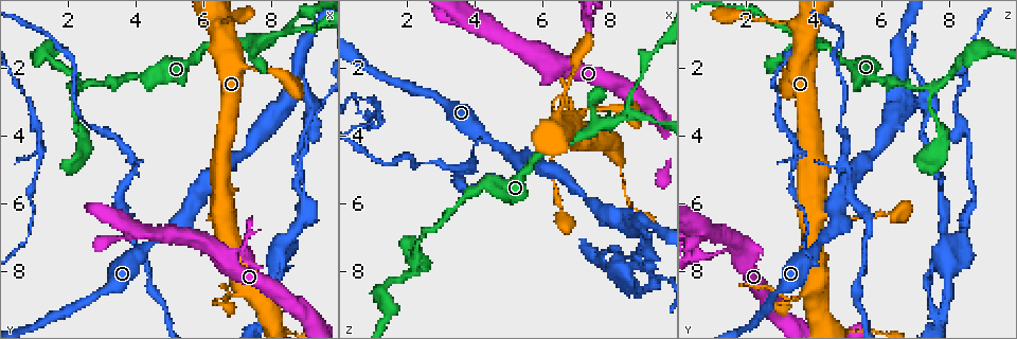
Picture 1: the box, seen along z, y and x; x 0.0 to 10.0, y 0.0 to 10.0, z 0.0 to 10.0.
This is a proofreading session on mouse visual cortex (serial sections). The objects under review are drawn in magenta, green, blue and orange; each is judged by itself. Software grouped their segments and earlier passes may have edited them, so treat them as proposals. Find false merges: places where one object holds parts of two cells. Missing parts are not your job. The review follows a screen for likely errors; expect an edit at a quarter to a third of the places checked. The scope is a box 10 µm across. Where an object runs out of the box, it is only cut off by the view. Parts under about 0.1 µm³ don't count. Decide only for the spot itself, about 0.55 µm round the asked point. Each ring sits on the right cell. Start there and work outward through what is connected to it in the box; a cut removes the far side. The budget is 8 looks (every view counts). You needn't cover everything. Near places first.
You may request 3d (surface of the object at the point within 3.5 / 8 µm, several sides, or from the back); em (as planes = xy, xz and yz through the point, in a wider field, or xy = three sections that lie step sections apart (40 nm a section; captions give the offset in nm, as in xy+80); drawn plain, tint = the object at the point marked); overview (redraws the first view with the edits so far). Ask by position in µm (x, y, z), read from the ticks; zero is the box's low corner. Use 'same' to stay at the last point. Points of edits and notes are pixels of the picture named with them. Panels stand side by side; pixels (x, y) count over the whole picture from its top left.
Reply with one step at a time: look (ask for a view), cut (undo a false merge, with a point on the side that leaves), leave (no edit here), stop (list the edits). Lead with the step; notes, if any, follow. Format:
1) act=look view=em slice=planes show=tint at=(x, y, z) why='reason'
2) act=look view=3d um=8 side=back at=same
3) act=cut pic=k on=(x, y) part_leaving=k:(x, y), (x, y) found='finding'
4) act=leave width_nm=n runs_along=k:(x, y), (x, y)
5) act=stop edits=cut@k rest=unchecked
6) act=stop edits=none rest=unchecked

act=look view=3d um=3.5 at=(2.25, 2.60, 7.40) why='a fork'

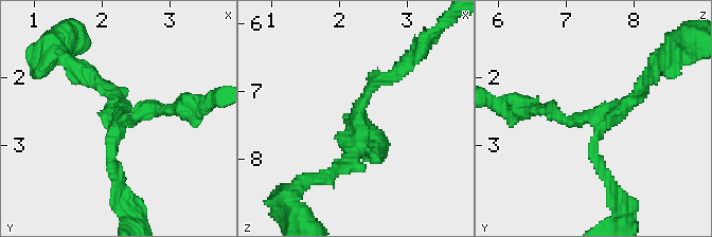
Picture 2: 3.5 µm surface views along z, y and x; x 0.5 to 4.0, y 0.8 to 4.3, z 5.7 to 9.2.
act=look view=em slice=xy step=3 show=tint at=(2.25, 2.55, 7.40) arms=3 arm_widths_nm=150,200,200 why='need the tissue'

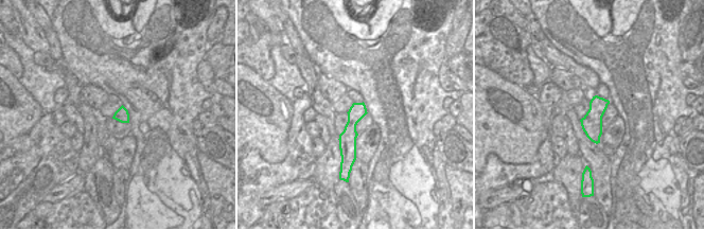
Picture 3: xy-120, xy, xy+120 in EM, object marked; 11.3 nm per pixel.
act=leave found='one cell here'

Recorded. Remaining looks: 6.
act=look view=3d um=3.5 at=(8.75, 2.00, 6.60) why='sharp bend'

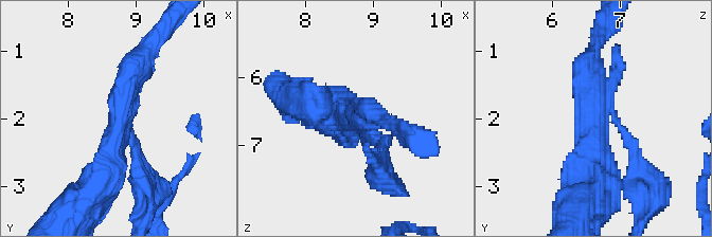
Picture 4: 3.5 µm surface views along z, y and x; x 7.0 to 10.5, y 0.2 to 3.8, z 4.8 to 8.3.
act=look view=em slice=xy step=3 show=tint at=(8.80, 1.95, 6.70) why='need the tissue'

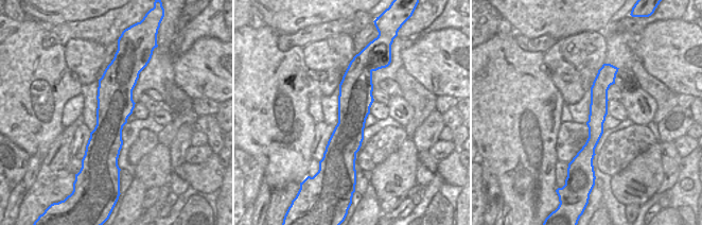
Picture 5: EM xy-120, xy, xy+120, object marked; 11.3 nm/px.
act=cut pic=4 on=(136, 156) width_nm=400 part_leaving=4:(616, 124), (657, 186), (648, 212) found='two cells meet here'

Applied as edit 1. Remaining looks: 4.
act=look view=3d um=3.5 at=(7.30, 7.45, 0.60) why='side arm on a straight run'

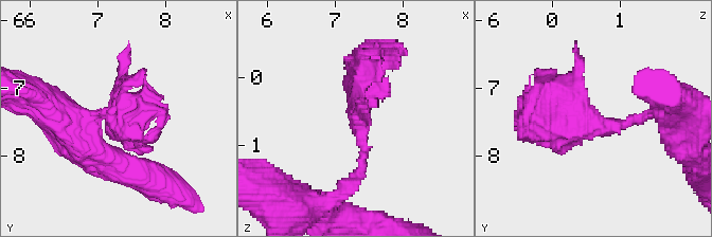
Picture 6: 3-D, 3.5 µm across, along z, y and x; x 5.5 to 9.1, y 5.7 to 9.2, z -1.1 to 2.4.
act=look view=em slice=xy step=1 show=tint at=(7.35, 7.45, 0.65)

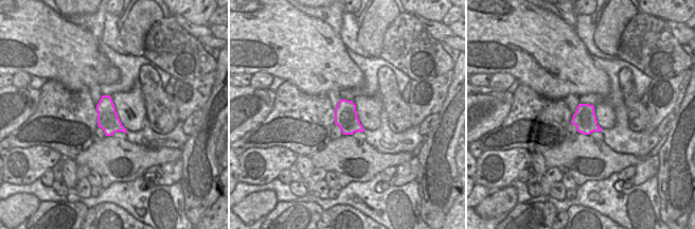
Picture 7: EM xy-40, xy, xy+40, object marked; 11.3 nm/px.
act=leave runs_along=6:(659, 112), (600, 122), (575, 93), (553, 106) found='all the same cell'

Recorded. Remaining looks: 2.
act=stop edits=cut@4 rest=unchecked

